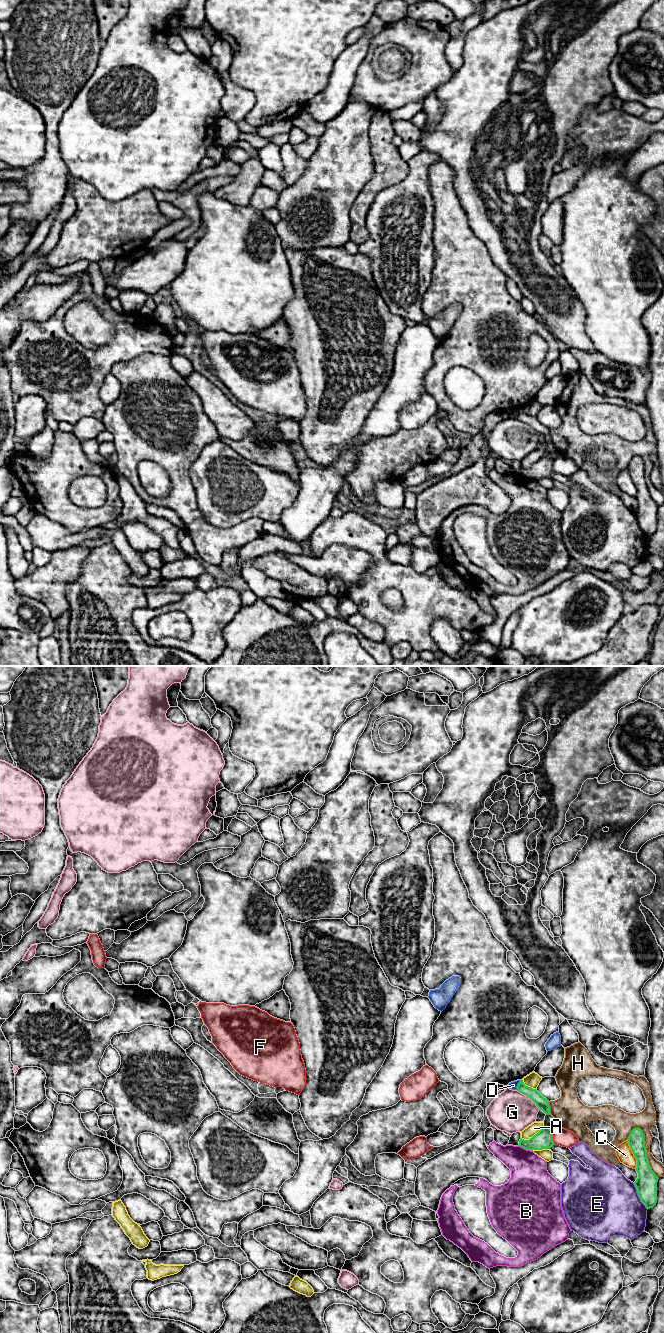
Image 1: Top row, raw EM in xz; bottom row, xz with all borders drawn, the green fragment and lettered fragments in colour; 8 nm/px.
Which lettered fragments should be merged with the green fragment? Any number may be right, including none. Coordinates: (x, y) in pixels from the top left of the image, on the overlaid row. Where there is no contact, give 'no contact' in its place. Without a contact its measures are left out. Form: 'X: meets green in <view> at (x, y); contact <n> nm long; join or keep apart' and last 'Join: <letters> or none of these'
A: meets green in xz at (533, 1136); contact 220 nm long; keep apart
B: meets green in xz at (525, 1148); contact 130 nm long; keep apart
C: meets green in xz at (633, 1153); contact 260 nm long; keep apart
D: meets green in xz at (518, 1085); contact 90 nm long; keep apart
E: meets green in xz at (638, 1195); contact 240 nm long; keep apart
F: meets green in xz at (552, 1138); contact 110 nm long; keep apart
G: meets green in xz at (528, 1096); contact 260 nm long; keep apart
H: meets green in xz at (646, 1151); contact 460 nm long; keep apart
Join: none of these

